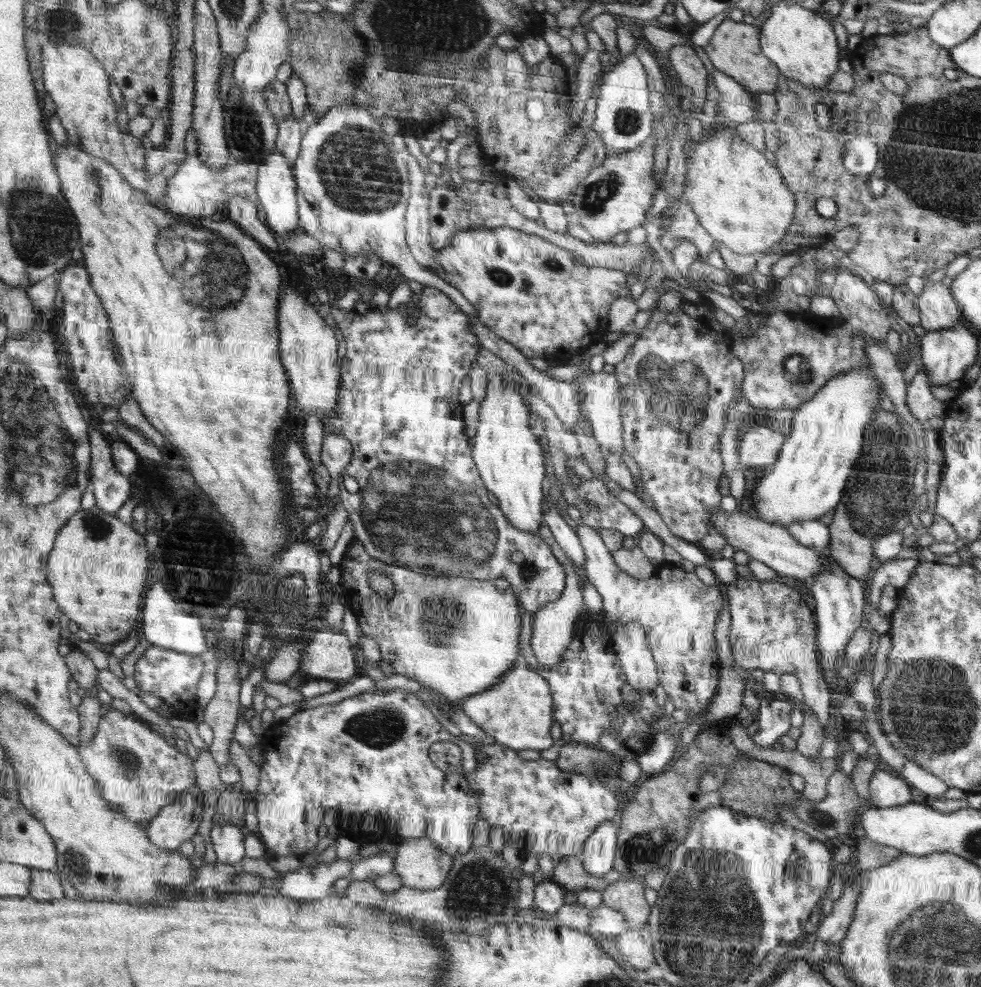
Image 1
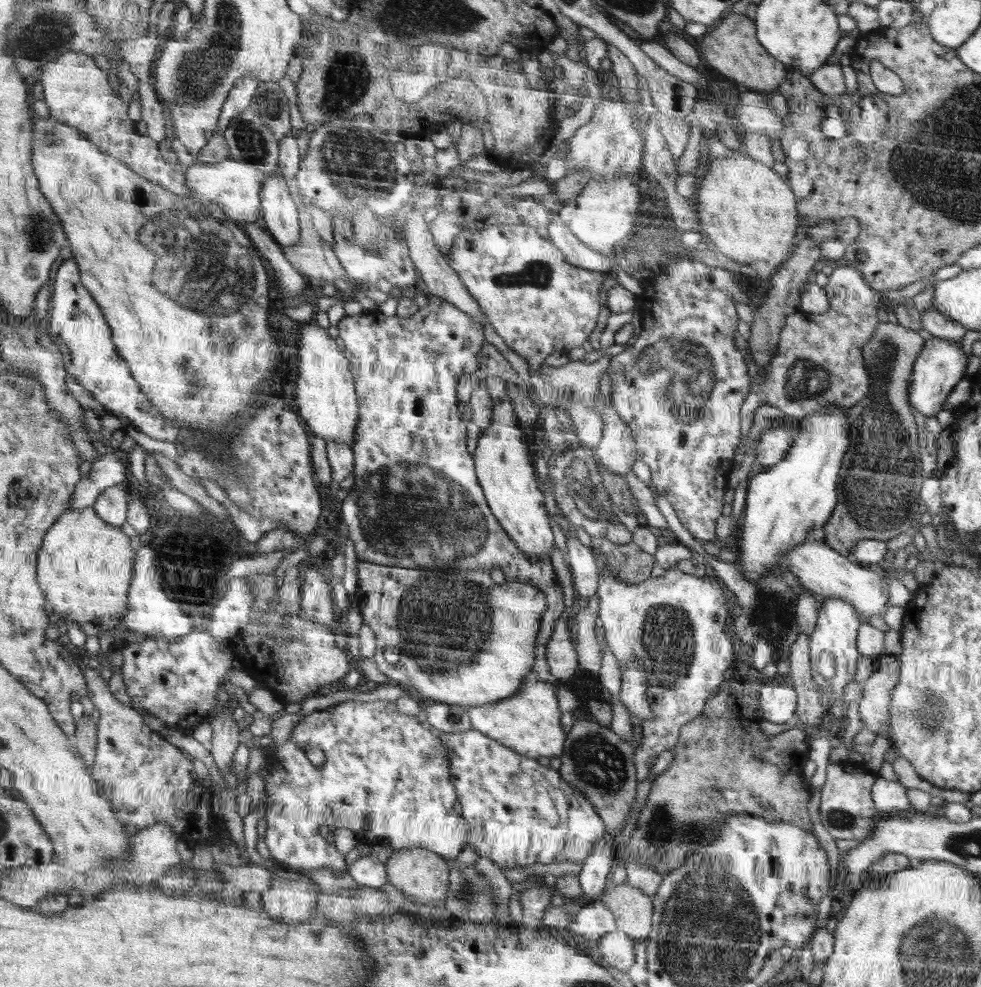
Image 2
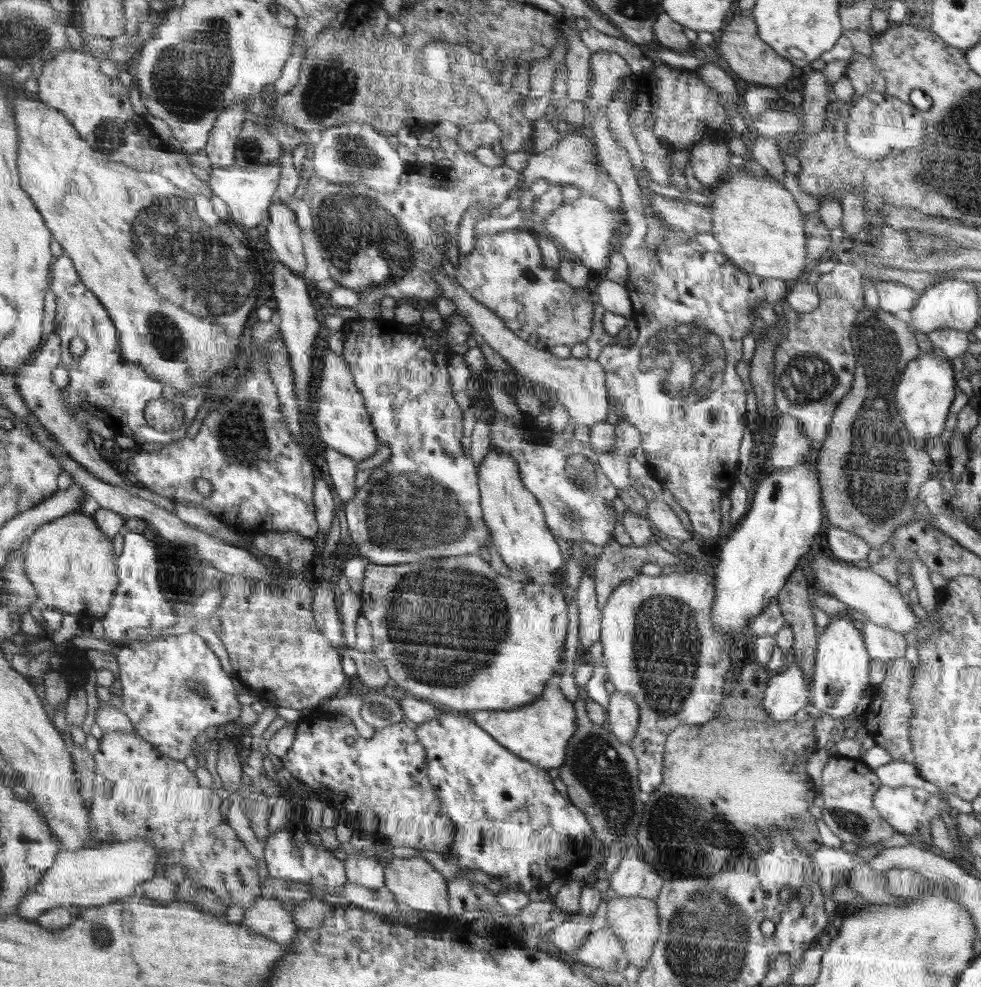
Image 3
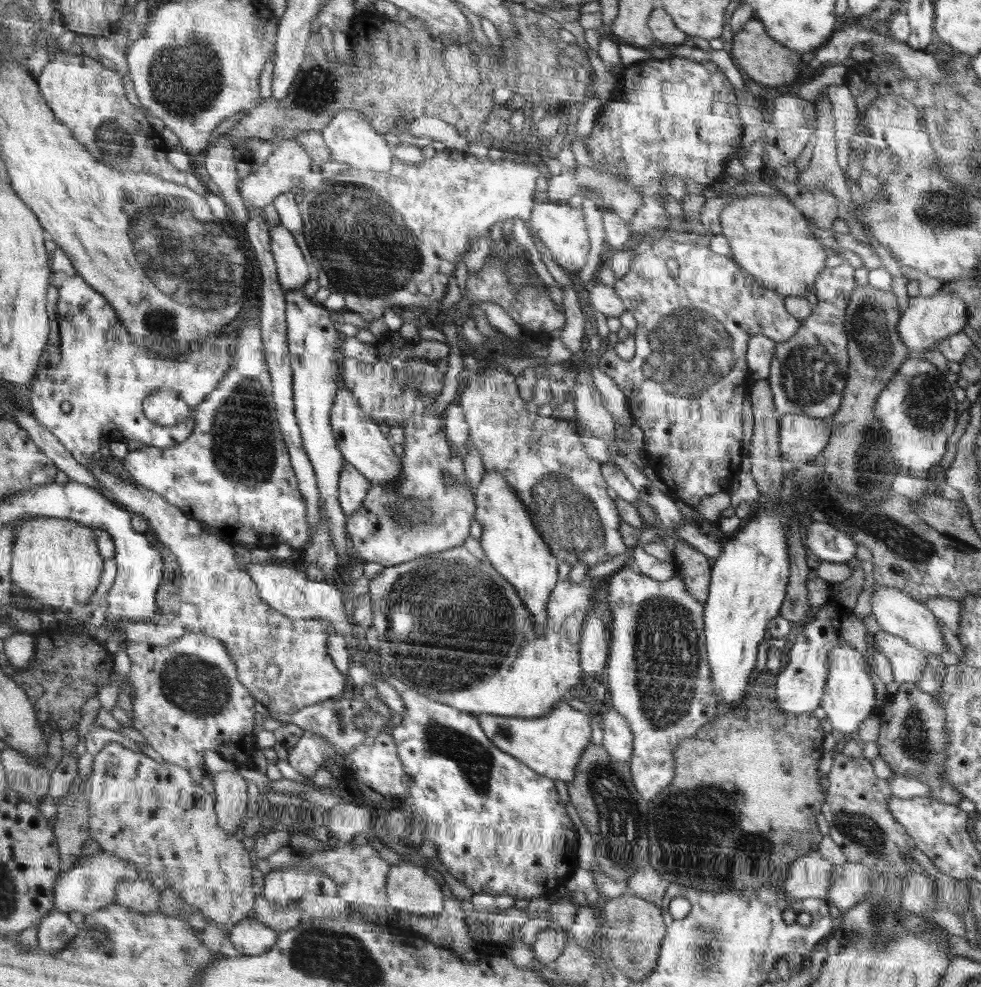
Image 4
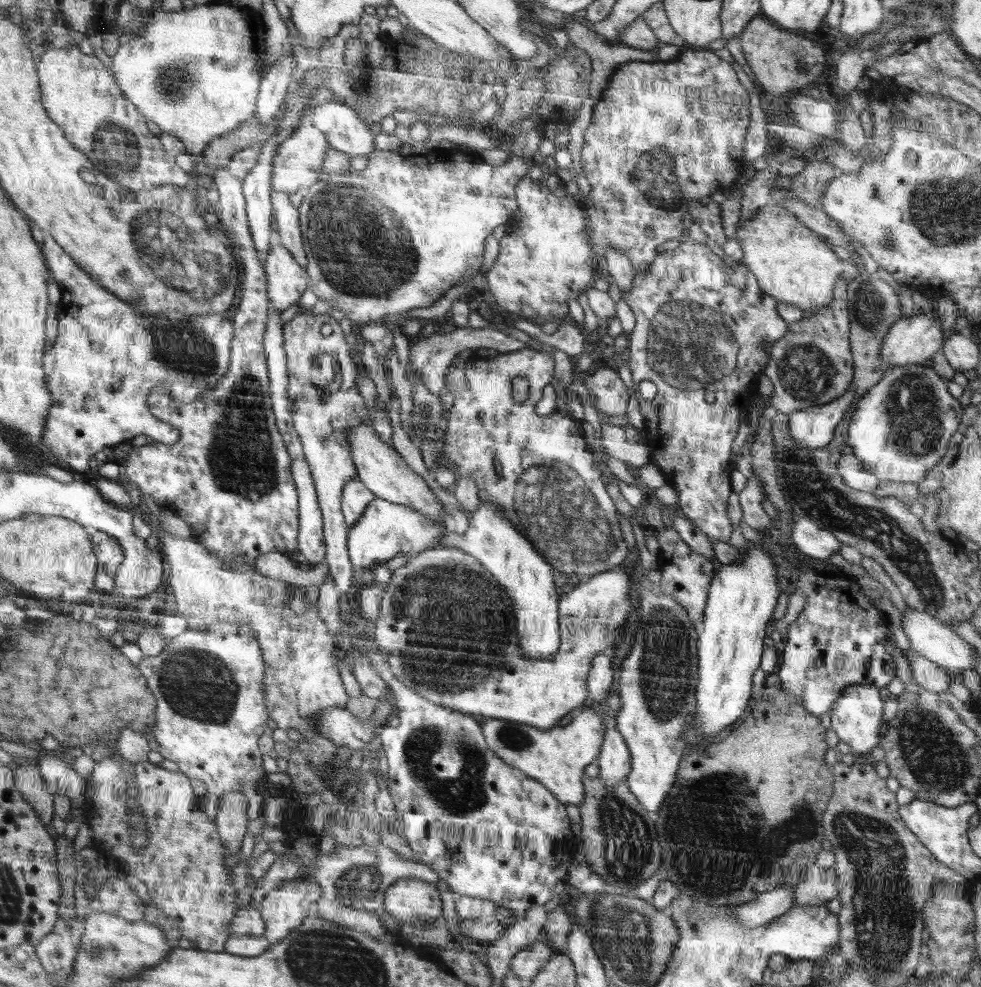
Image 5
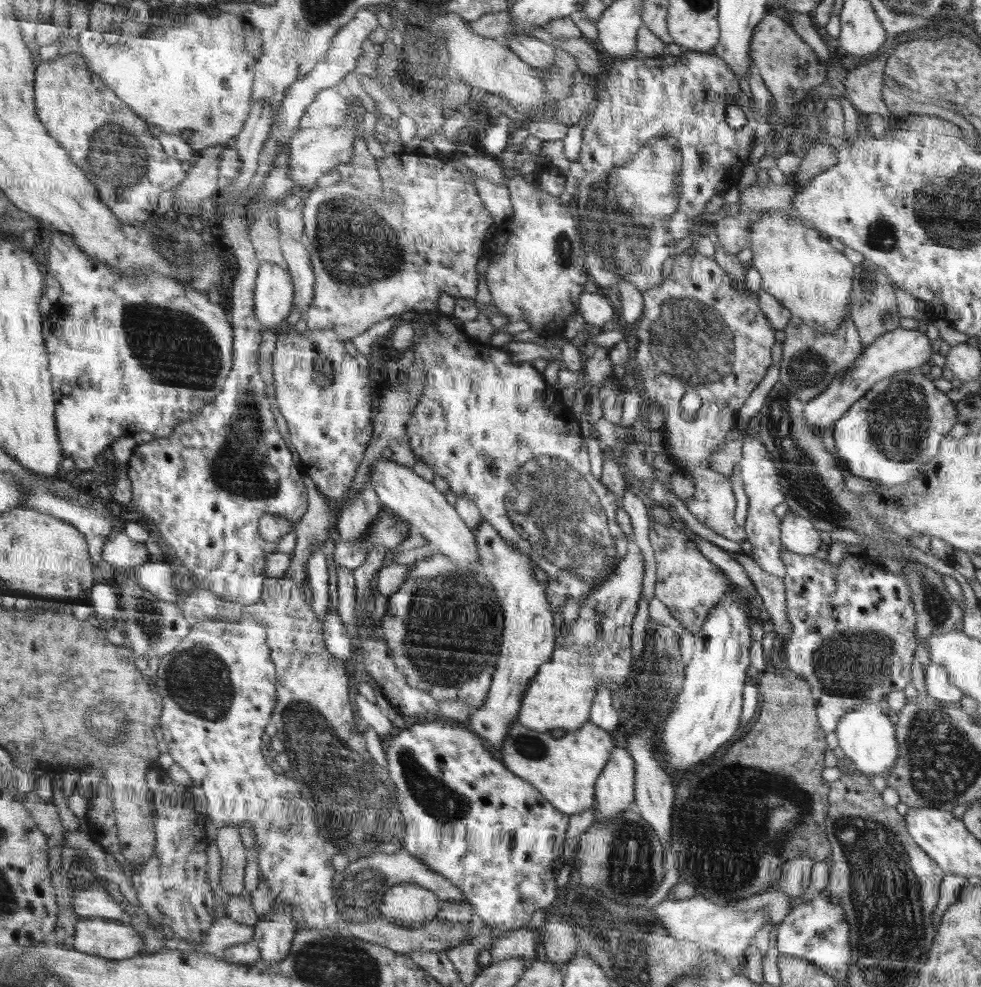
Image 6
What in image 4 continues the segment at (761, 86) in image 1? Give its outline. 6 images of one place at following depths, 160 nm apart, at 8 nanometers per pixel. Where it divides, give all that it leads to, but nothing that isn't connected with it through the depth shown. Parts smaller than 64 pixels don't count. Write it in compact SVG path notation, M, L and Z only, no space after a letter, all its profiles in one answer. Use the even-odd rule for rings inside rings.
M754 17L732 36L730 55L734 57L734 62L740 71L745 72L756 83L761 83L766 87L779 87L792 84L804 77L800 71L800 65L806 62L801 57L802 53L780 44L774 37L768 35L763 21Z

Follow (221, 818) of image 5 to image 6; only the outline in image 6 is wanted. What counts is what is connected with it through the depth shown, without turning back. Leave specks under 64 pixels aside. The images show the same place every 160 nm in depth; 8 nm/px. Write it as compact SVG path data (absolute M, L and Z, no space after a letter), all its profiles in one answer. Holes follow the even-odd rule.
M222 827L215 838L221 856L221 886L232 897L241 896L244 890L244 869L247 848L241 842L239 829Z

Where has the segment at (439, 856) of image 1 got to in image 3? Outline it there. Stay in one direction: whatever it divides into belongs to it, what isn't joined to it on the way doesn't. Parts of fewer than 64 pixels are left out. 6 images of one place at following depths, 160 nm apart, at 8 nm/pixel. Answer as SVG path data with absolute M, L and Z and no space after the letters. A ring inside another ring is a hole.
M388 856L388 865L385 867L385 885L394 895L394 898L404 905L407 910L412 910L421 917L444 913L449 910L449 896L446 892L446 880L438 874L424 857L413 856L398 858Z

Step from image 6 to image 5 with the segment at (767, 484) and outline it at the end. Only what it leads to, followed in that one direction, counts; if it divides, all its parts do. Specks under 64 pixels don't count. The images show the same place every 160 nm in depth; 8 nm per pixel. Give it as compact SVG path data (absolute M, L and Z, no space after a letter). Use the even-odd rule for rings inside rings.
M752 476L752 479L747 481L747 485L739 492L739 502L743 512L741 521L763 533L763 530L772 524L772 520L762 510L762 500L764 500L762 483L759 476Z

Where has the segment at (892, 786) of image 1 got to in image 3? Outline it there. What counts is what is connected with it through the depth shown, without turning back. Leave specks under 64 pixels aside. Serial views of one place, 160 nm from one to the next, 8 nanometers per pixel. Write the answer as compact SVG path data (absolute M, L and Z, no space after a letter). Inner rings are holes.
M881 785L873 796L873 807L888 824L900 832L911 834L912 838L924 844L924 847L926 844L926 848L934 845L932 835L930 835L930 820L942 818L940 812L944 812L944 814L955 813L951 805L946 800L941 799L940 796L911 786L892 788L888 785Z

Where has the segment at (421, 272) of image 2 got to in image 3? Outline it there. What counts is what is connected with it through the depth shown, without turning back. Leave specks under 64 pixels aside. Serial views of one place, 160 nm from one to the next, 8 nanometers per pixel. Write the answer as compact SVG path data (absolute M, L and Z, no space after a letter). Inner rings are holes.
M444 269L435 272L435 280L438 281L440 290L443 292L444 298L451 300L456 306L456 312L467 320L473 330L480 334L487 342L490 348L493 348L506 363L512 368L514 374L519 378L532 381L539 389L545 389L550 394L550 401L557 400L566 407L566 411L570 414L569 428L573 428L575 424L585 424L591 427L597 422L605 421L608 416L609 394L605 387L605 372L602 366L596 360L589 358L556 358L551 354L551 351L542 351L530 346L527 341L516 336L489 308L486 308L481 302L478 302L474 297L471 297L466 289L455 279L450 278Z

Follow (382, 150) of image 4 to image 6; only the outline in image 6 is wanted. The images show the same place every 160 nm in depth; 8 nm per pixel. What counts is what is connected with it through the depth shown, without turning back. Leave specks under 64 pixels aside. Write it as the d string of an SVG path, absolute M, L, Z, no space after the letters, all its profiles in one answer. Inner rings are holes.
M322 90L310 103L306 113L298 123L298 129L320 129L322 127L342 127L346 123L347 103L334 90Z

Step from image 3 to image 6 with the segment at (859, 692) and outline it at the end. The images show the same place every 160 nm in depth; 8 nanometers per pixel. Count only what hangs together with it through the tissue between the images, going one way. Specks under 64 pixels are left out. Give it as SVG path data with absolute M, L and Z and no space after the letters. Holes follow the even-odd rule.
M859 704L856 710L848 711L842 716L835 734L838 738L838 746L842 748L845 756L854 762L854 766L870 778L881 775L894 766L898 758L898 743L895 737L895 724L888 719L888 715L882 711L880 704Z

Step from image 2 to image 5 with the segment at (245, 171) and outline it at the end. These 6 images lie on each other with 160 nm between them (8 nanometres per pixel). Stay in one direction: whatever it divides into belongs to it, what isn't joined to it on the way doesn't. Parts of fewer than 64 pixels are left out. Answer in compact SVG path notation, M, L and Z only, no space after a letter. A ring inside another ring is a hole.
M309 123L296 127L292 136L282 145L278 146L278 152L274 156L271 170L271 192L303 192L311 184L318 184L318 174L322 171L324 156L332 148L326 134Z

